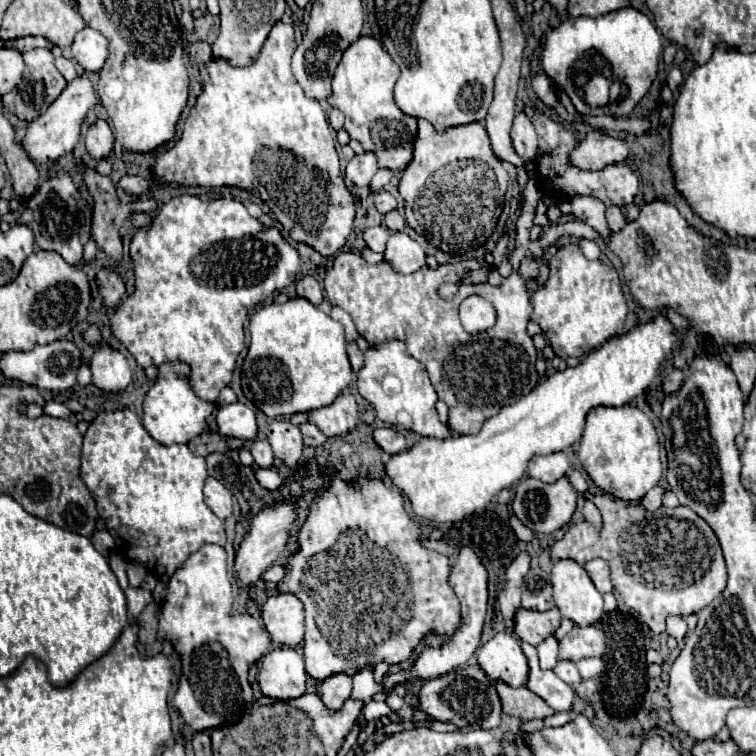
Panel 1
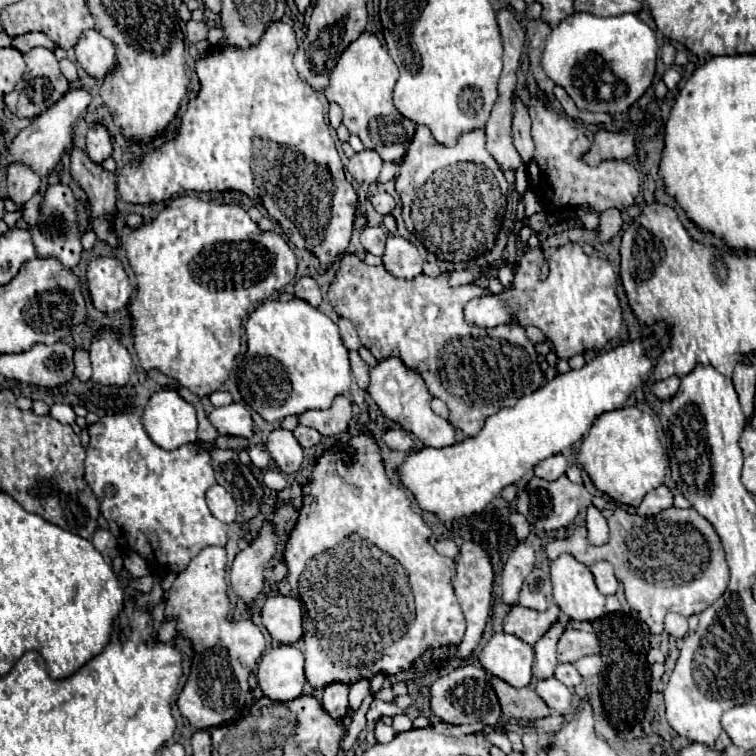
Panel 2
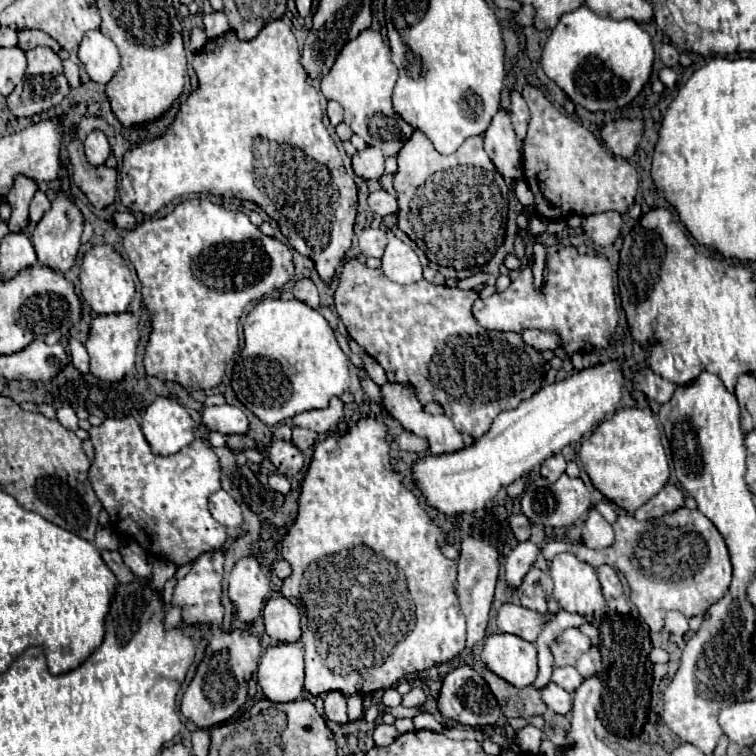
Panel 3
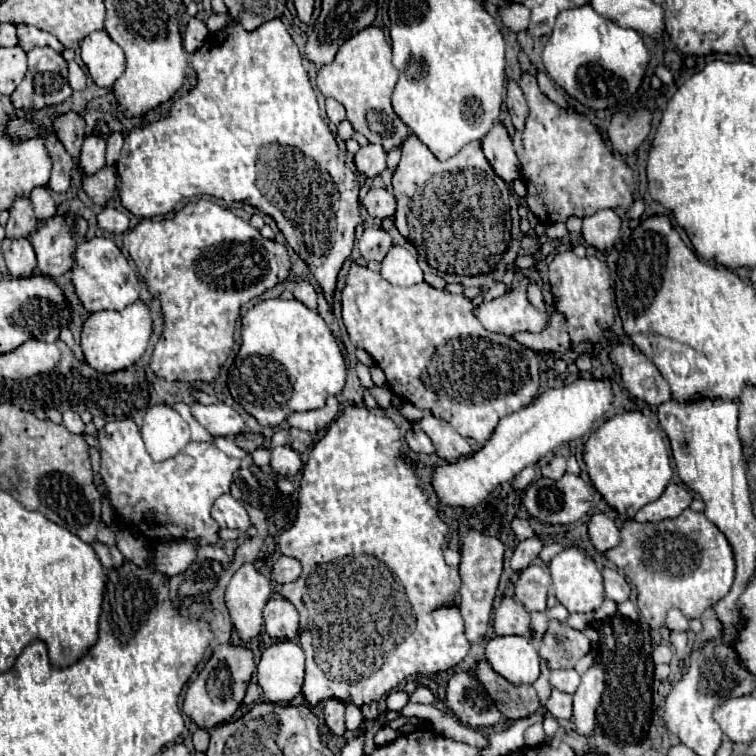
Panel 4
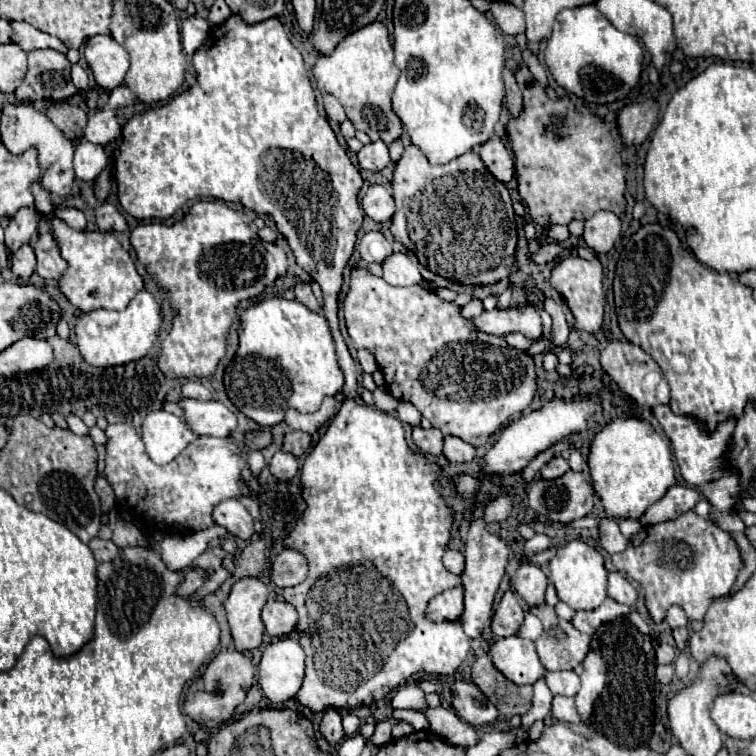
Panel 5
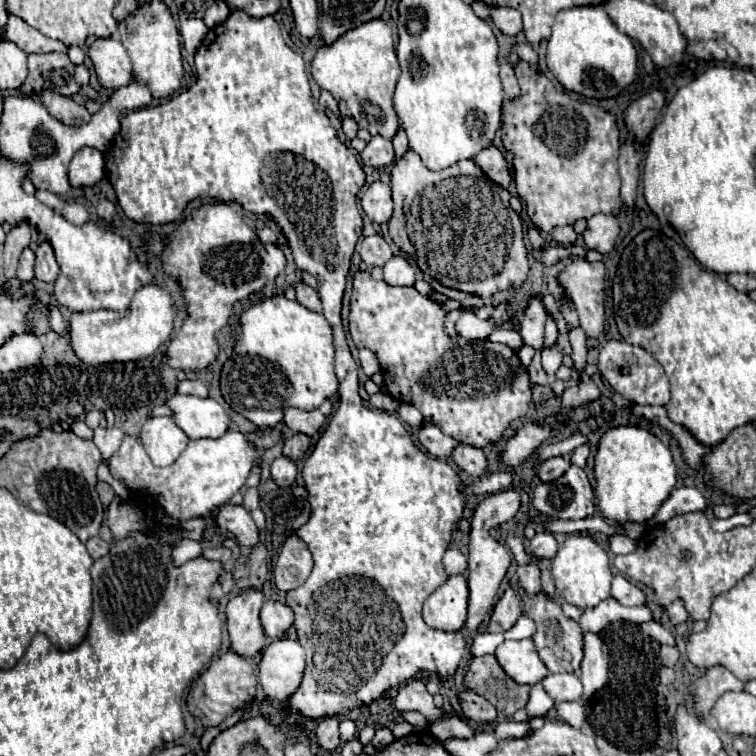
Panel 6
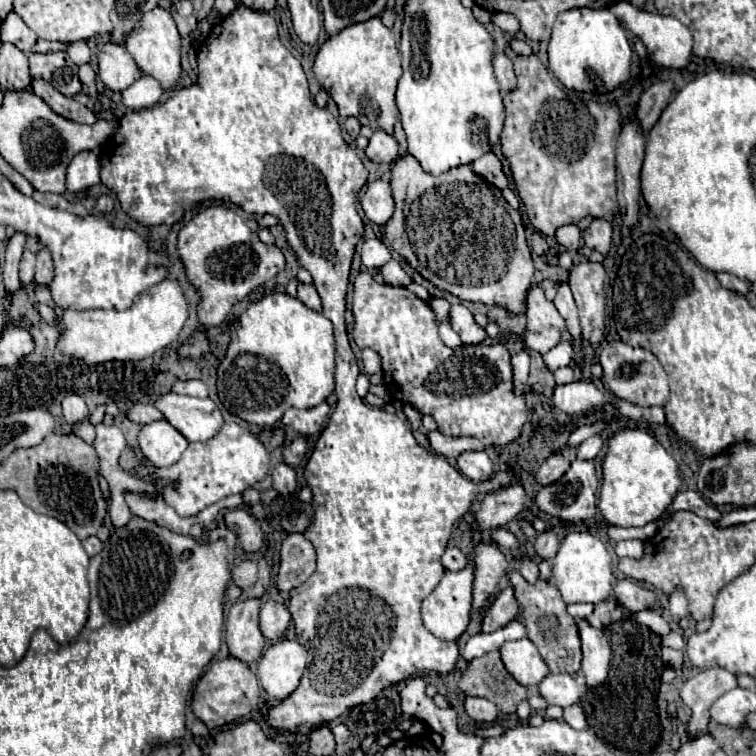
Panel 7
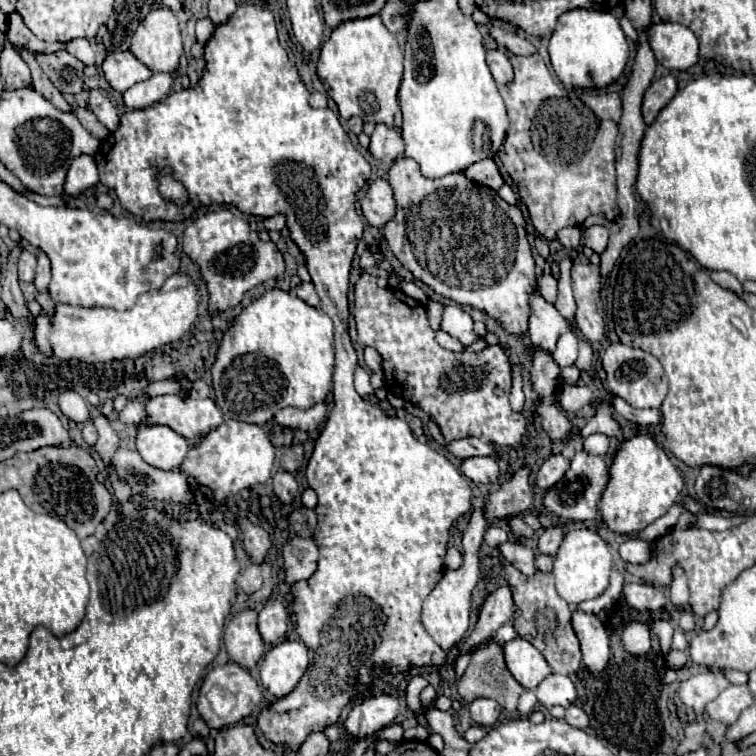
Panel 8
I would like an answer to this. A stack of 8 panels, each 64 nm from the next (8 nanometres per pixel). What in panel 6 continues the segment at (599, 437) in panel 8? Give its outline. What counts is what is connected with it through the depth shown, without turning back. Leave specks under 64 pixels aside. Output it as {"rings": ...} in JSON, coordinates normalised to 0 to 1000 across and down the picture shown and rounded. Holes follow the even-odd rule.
{"rings":[[[770,587],[770,590],[765,590],[759,598],[757,598],[757,614],[759,616],[775,616],[775,608],[778,608],[778,603],[780,603],[780,593],[778,593],[778,587]]]}

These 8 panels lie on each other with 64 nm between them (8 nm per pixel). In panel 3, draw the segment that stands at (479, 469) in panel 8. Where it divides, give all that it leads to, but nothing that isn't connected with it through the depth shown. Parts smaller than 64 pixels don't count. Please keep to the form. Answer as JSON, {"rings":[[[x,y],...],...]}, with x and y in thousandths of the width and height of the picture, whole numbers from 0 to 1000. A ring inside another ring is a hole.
{"rings":[[[511,503],[511,508],[503,511],[503,521],[505,521],[505,537],[516,545],[519,553],[524,553],[537,569],[548,571],[556,579],[563,579],[566,585],[566,595],[571,601],[582,601],[582,598],[603,598],[603,593],[614,593],[614,582],[608,577],[608,571],[601,566],[598,556],[590,550],[571,550],[561,542],[558,532],[553,529],[550,521],[550,511],[540,508],[540,505],[516,505]]]}

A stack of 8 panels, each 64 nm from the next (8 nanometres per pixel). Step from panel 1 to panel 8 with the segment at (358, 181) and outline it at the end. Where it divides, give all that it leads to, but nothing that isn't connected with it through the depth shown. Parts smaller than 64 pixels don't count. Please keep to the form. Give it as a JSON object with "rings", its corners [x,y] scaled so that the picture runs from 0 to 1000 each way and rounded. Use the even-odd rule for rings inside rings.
{"rings":[[[500,164],[495,177],[489,180],[487,198],[497,212],[521,214],[526,206],[534,204],[534,185],[521,169],[513,169],[511,164]]]}

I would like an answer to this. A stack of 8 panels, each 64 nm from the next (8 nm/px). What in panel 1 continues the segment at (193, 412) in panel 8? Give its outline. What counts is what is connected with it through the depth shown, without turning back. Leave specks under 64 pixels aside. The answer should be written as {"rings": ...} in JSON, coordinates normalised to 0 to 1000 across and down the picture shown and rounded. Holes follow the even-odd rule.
{"rings":[[[317,532],[288,540],[286,558],[288,558],[288,569],[294,577],[307,577],[307,579],[317,579],[317,582],[336,582],[341,574],[336,542],[328,540],[325,534],[317,534]]]}

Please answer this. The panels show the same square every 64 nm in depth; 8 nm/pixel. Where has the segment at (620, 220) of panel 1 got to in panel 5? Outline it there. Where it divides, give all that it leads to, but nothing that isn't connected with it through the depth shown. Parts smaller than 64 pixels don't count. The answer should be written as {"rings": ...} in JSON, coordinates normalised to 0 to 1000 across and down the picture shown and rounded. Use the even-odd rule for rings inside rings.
{"rings":[[[794,278],[772,296],[770,315],[778,323],[778,328],[783,328],[791,336],[810,331],[817,312],[820,312],[820,288],[812,280]]]}

